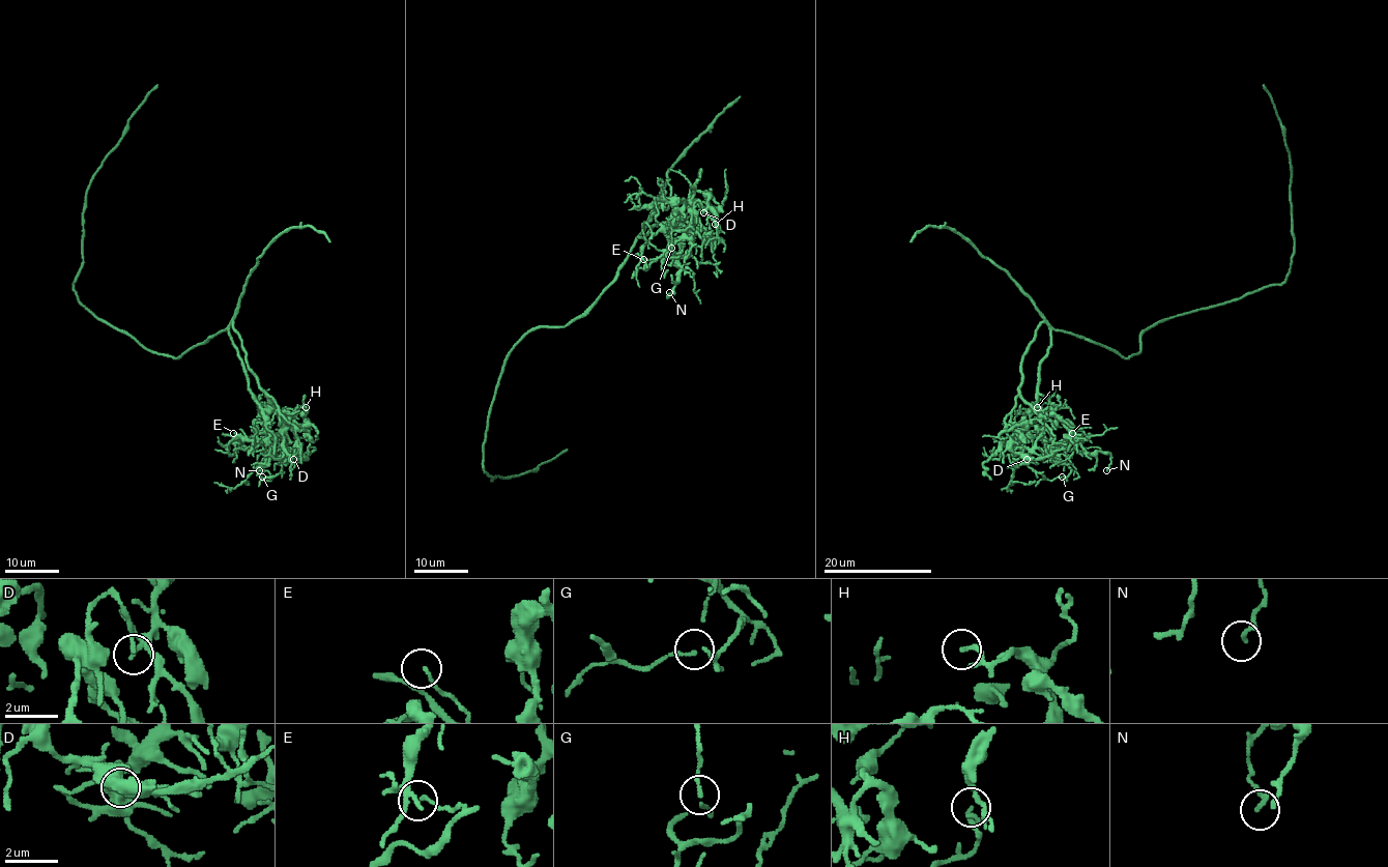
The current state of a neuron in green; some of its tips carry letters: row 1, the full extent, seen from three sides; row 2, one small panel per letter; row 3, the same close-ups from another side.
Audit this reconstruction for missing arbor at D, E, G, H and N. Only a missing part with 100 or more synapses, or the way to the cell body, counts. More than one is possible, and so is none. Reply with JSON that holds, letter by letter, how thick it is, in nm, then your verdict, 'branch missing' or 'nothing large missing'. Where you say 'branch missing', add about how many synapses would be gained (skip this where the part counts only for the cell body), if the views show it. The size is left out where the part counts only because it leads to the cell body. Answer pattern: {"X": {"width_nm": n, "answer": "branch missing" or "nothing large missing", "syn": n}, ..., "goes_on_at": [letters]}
{"D": {"width_nm": 80, "answer": "nothing large missing"}, "E": {"width_nm": 120, "answer": "nothing large missing"}, "G": {"width_nm": 100, "answer": "nothing large missing"}, "H": {"width_nm": 110, "answer": "nothing large missing"}, "N": {"width_nm": 170, "answer": "nothing large missing"}, "goes_on_at": []}

